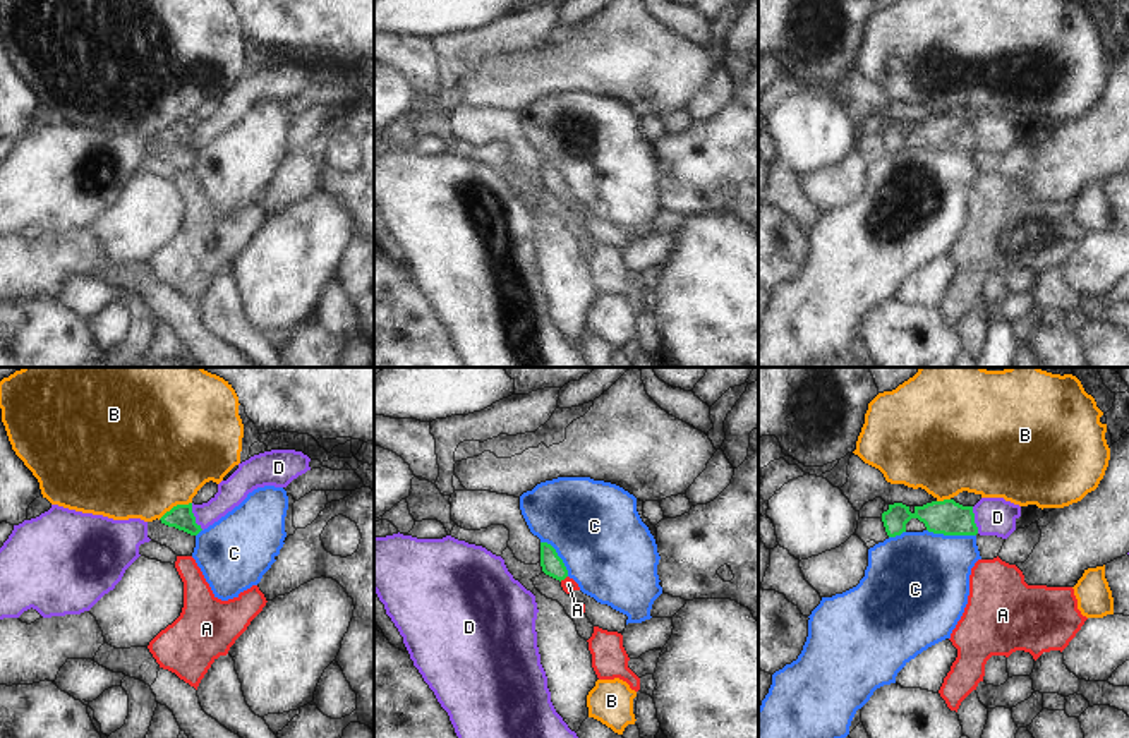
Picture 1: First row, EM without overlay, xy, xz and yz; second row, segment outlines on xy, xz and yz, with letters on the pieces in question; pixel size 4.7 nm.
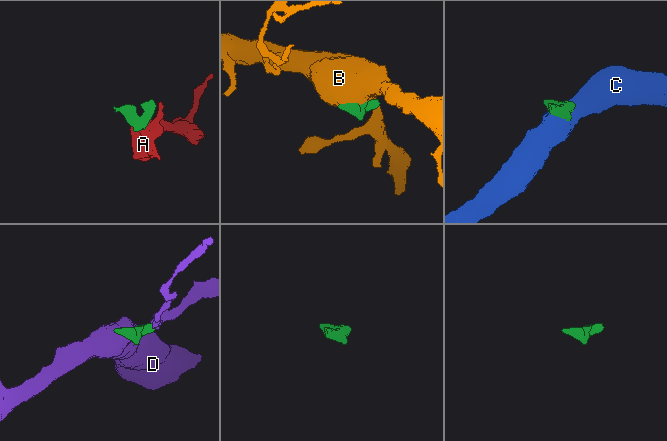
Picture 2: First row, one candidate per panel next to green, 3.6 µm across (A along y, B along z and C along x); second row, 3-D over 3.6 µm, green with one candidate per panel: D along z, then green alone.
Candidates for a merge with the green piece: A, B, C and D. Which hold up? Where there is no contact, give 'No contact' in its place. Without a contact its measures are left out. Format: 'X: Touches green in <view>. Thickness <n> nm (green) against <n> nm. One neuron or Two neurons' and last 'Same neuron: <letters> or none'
A: Touches green in xz. Thickness 100 nm (green) against 70 nm. One neuron
B: Touches green in xy. Thickness 120 nm (green) against 500 nm. Two neurons
C: Touches green in yz. Thickness 160 nm (green) against 440 nm. Two neurons
D: Touches green in xy. Thickness 120 nm (green) against 130 nm. Two neurons
Same neuron: A.

